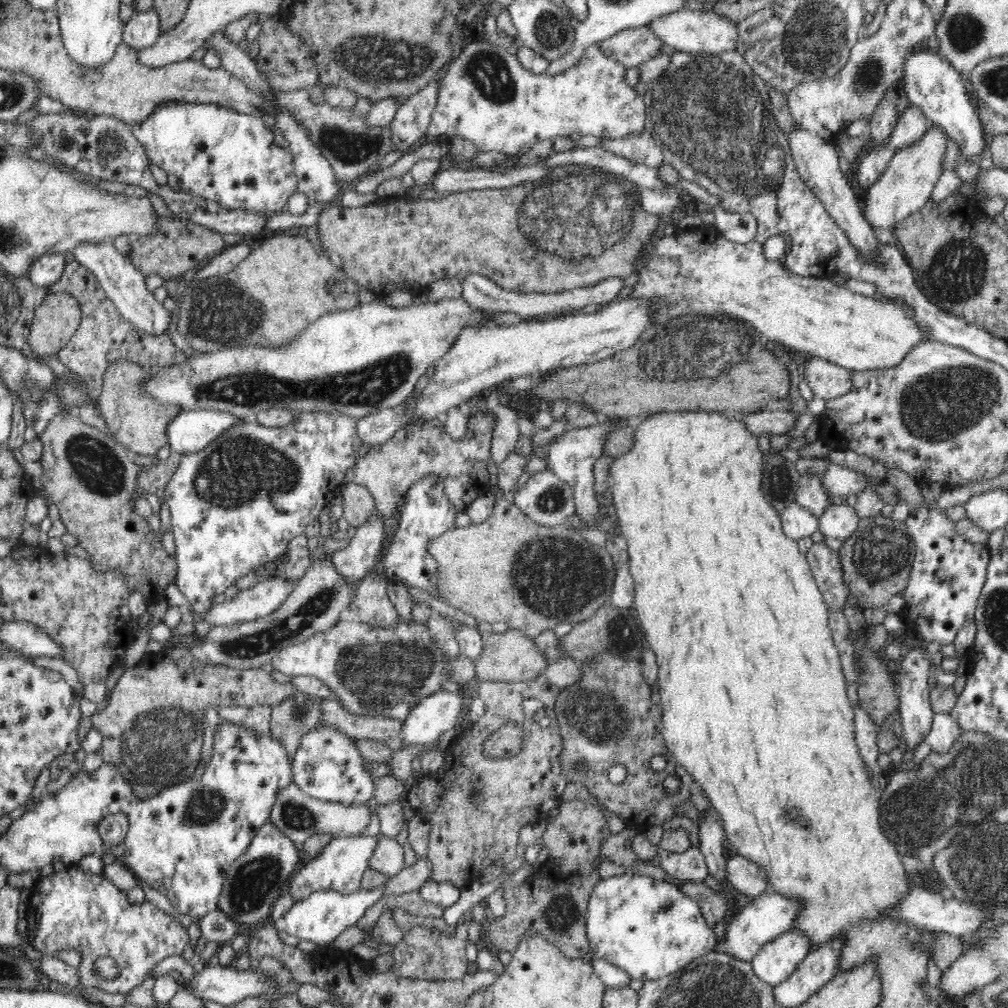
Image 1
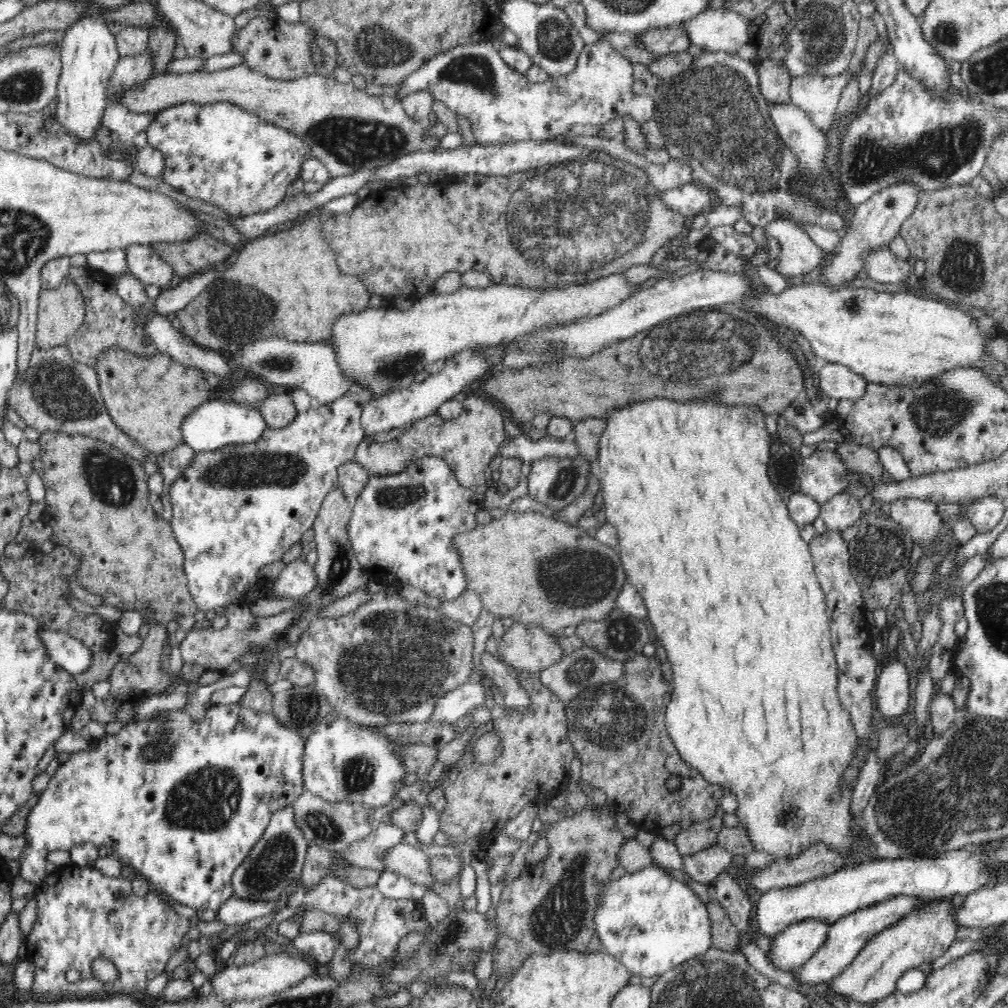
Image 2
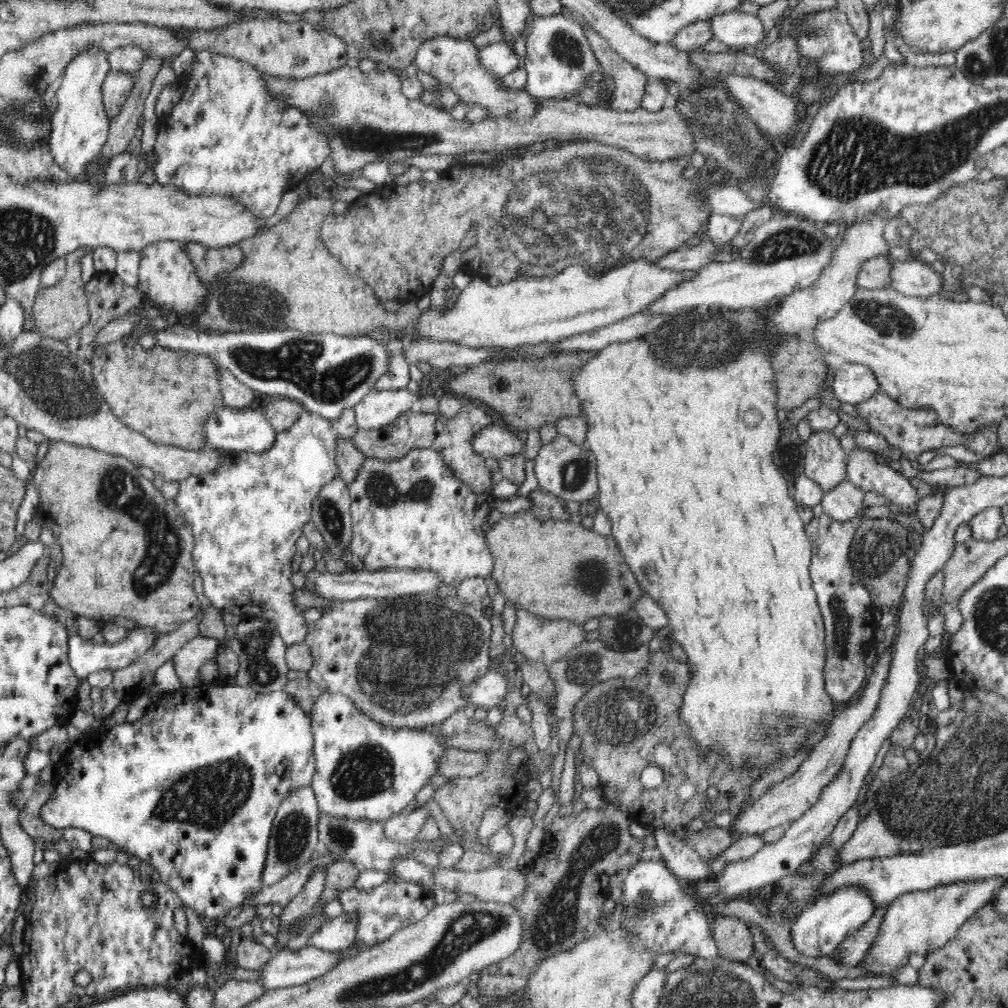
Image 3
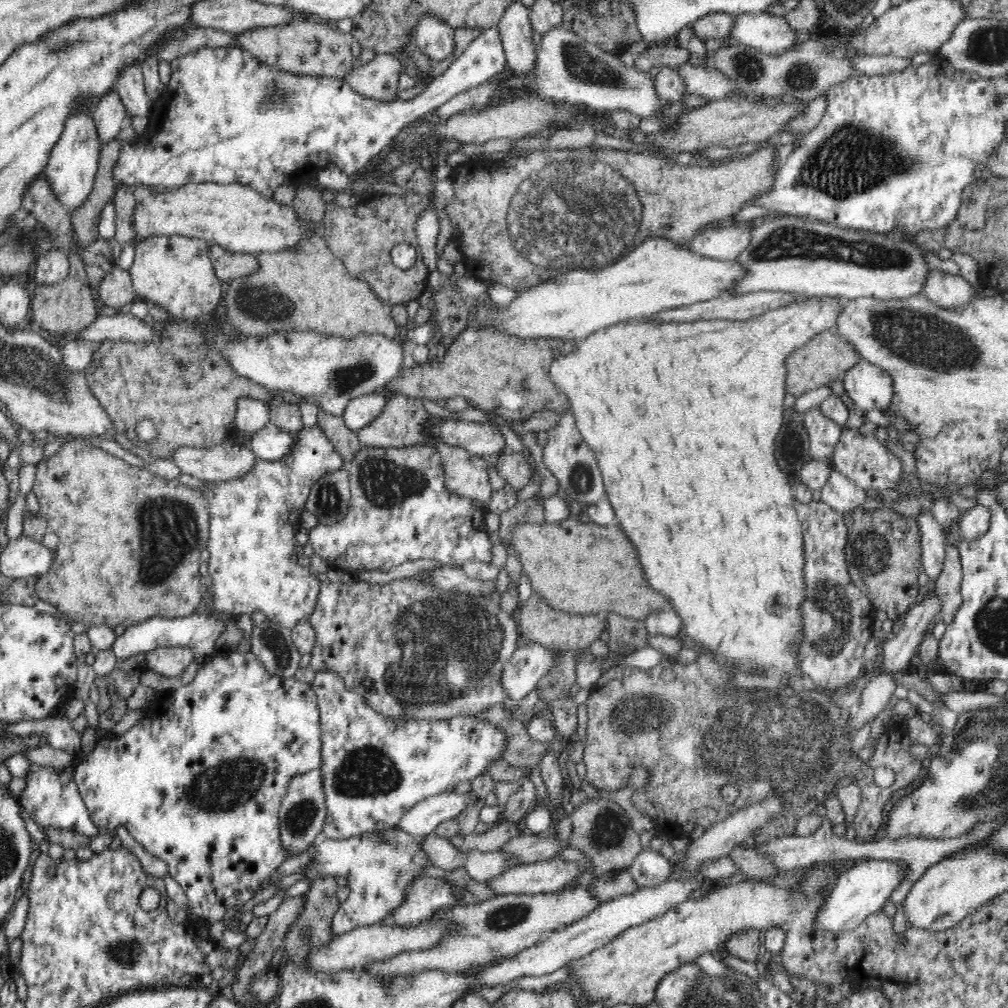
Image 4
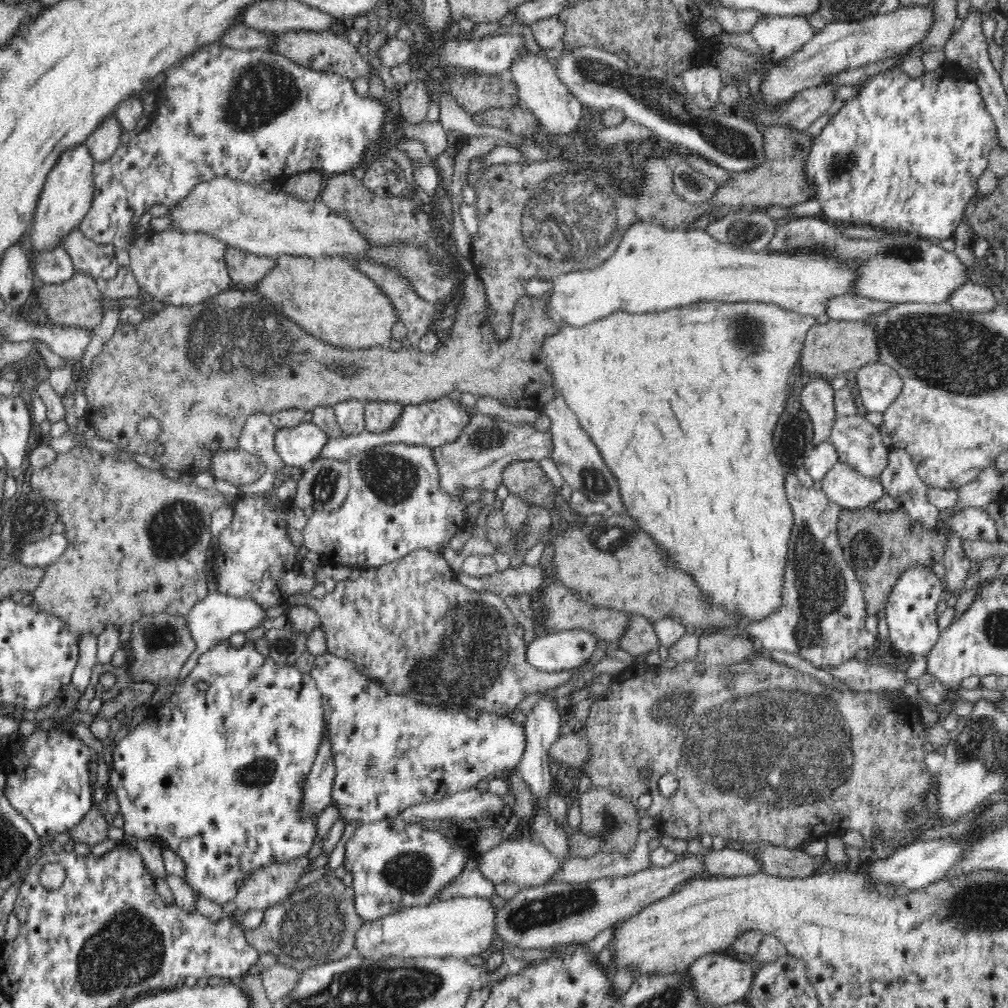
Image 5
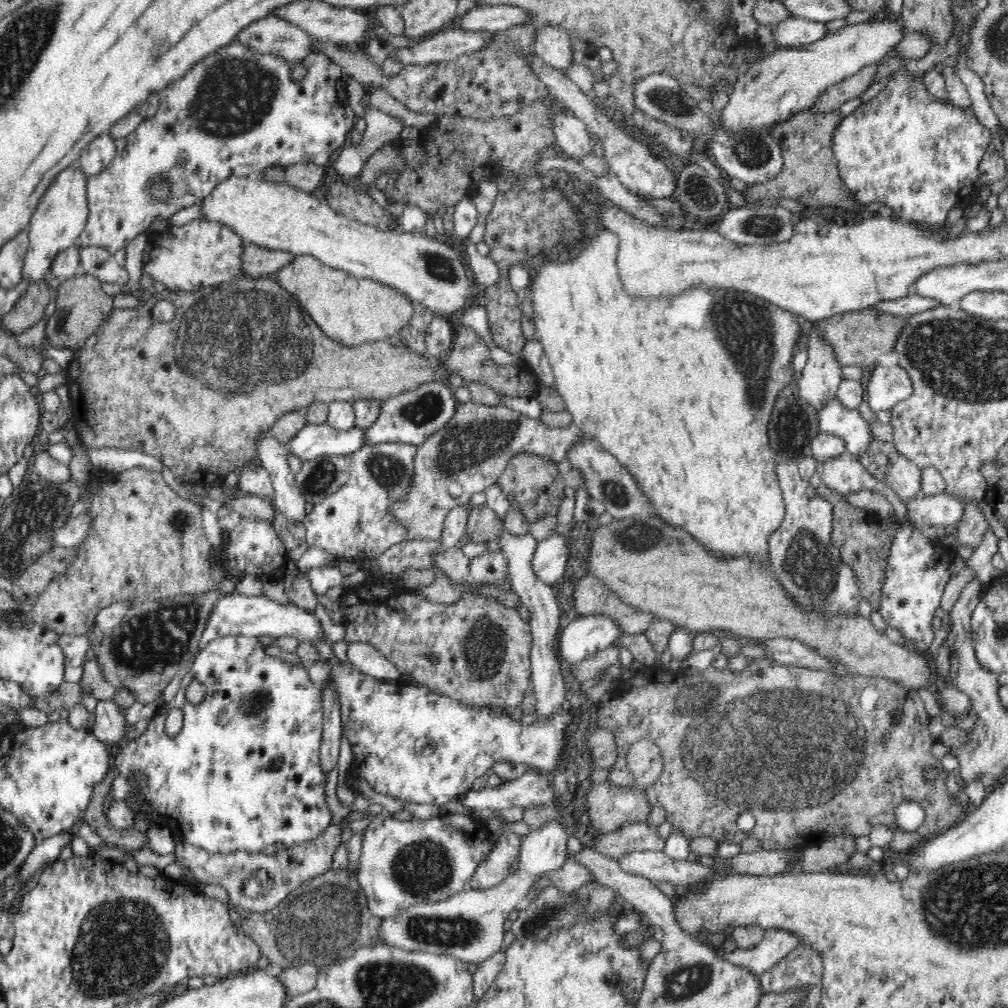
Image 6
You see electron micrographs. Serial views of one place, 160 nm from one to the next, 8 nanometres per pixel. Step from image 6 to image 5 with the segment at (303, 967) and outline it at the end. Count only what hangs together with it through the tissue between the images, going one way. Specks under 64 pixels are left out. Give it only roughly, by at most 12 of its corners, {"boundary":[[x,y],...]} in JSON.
{"boundary":[[280,963],[260,979],[271,1003],[290,994],[301,971]]}

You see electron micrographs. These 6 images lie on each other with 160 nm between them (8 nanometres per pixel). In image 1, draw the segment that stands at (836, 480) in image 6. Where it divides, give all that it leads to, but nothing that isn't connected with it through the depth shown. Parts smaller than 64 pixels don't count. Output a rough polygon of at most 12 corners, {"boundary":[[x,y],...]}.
{"boundary":[[830,504],[817,519],[824,536],[844,543],[861,518],[848,504]]}

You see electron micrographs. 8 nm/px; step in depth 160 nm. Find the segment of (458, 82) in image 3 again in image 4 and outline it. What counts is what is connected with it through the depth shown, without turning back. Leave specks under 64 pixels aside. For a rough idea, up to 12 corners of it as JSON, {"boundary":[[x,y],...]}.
{"boundary":[[422,14],[416,46],[430,60],[454,54],[454,28],[436,14]]}

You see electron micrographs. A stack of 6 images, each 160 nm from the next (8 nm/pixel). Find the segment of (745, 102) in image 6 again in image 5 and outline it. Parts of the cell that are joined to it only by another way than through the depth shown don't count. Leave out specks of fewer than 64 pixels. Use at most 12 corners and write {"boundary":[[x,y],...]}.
{"boundary":[[933,5],[827,23],[762,82],[792,101],[835,74],[905,54]]}

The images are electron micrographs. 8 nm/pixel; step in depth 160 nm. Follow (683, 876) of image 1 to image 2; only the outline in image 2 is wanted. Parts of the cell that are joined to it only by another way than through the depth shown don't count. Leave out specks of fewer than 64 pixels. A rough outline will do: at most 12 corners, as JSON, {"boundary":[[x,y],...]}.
{"boundary":[[721,846],[683,855],[692,880],[712,885],[732,868]]}

